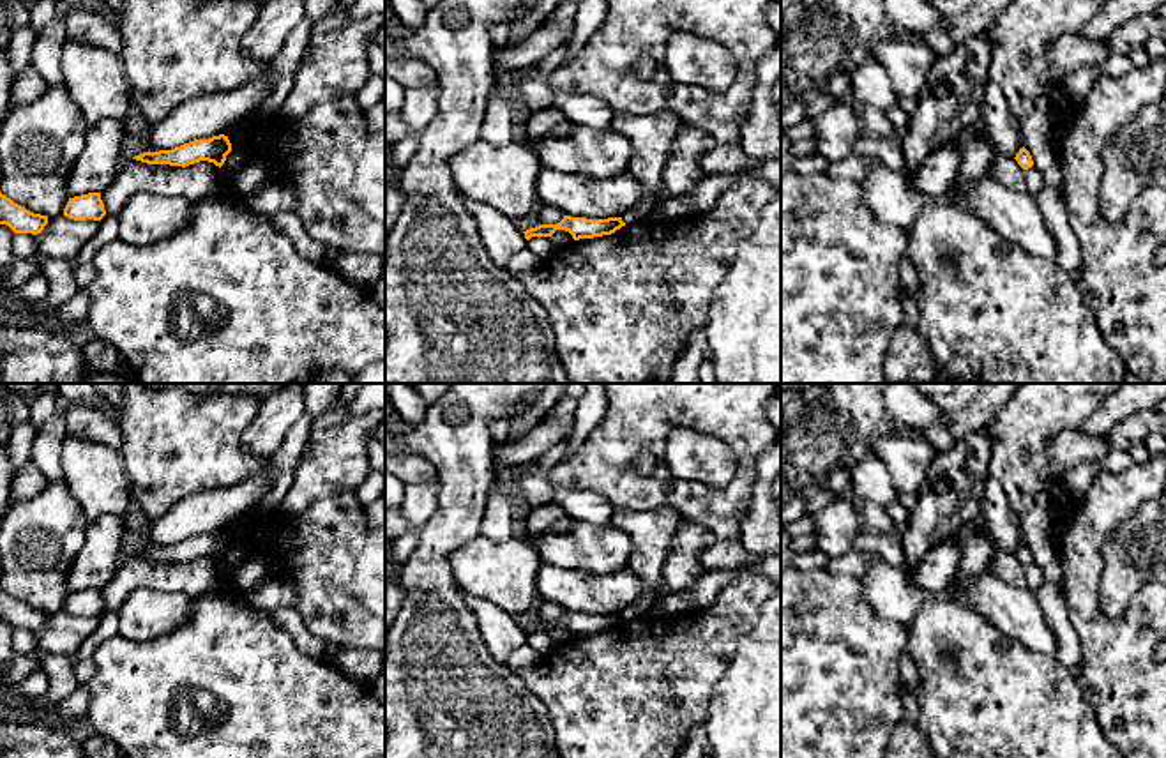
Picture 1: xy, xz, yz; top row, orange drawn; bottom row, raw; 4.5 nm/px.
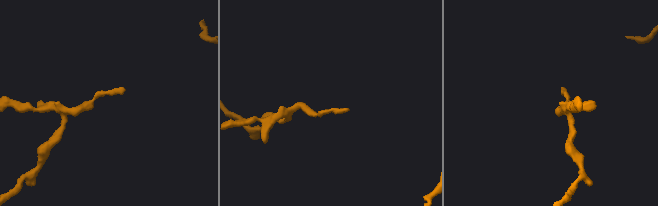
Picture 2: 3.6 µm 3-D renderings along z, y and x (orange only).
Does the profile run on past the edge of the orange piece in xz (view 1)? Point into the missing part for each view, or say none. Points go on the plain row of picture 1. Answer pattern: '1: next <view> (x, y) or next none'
1: next none

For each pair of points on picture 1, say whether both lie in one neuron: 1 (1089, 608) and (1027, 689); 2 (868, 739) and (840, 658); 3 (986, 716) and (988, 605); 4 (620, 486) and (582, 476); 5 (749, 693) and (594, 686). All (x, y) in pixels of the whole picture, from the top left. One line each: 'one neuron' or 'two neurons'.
1: two neurons
2: one neuron
3: two neurons
4: one neuron
5: two neurons

